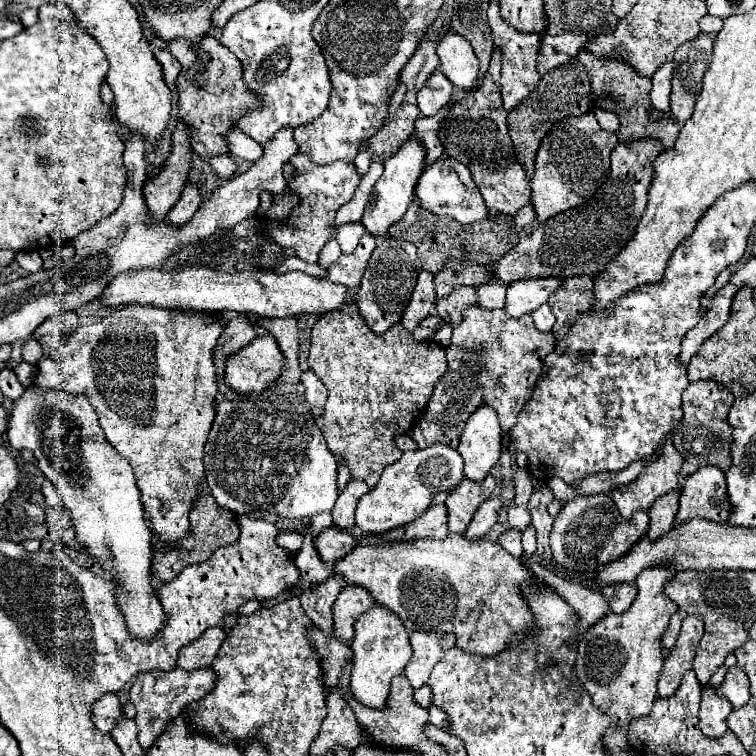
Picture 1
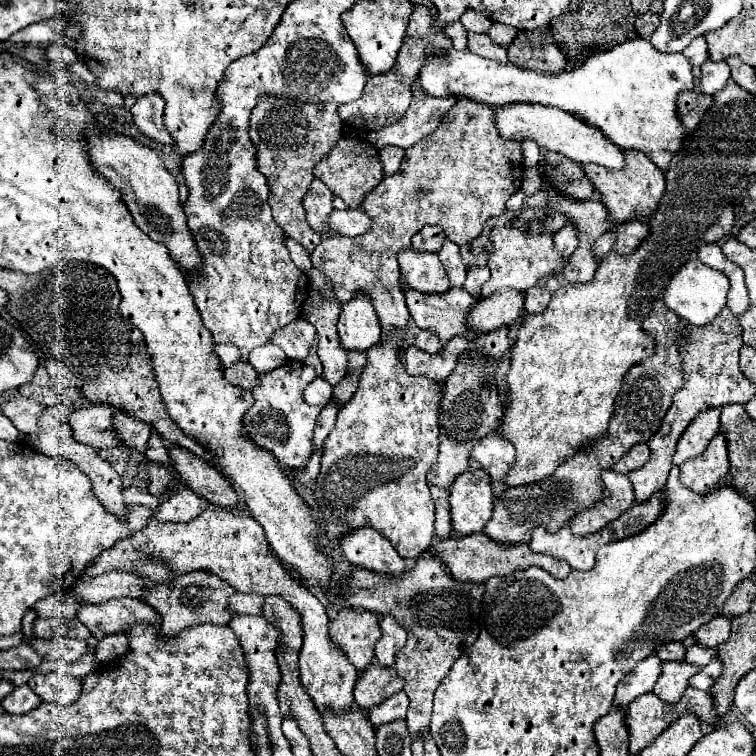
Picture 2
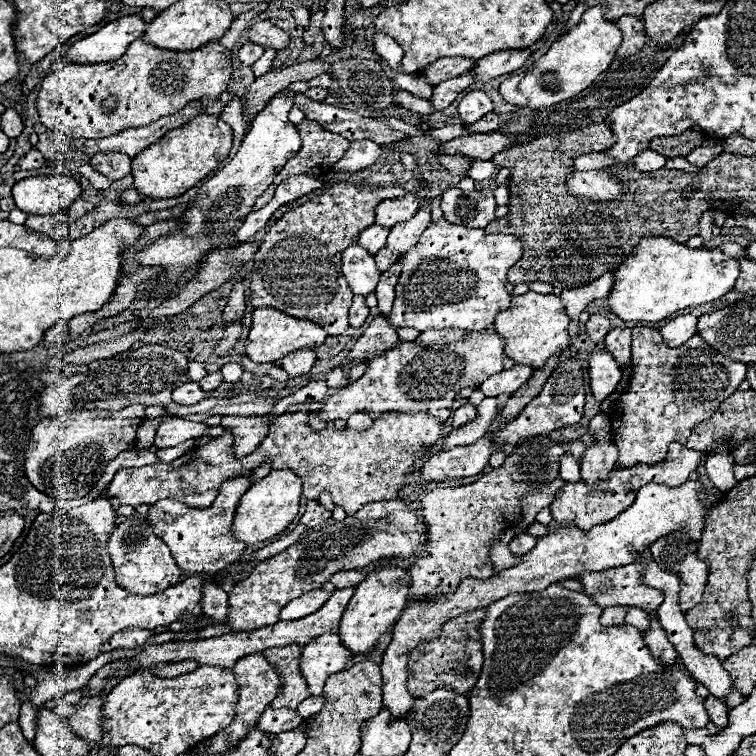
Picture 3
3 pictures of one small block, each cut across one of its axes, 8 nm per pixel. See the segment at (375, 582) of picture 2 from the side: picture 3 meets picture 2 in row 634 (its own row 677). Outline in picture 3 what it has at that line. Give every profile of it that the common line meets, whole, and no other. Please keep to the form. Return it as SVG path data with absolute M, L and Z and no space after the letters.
M478 608L466 614L460 614L444 624L442 636L432 642L422 642L408 656L408 690L414 698L422 698L436 688L446 688L456 694L466 694L474 688L480 668L482 668L482 644L480 644L480 624L484 622L486 610Z

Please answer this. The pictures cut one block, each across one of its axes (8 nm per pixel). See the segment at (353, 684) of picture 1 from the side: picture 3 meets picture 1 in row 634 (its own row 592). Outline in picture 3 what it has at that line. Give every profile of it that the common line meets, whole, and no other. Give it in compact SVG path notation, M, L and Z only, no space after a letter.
M380 566L374 572L370 572L366 580L362 580L356 586L354 596L348 602L348 608L344 610L344 616L340 620L338 634L342 644L354 654L370 652L378 642L378 638L386 634L388 628L394 626L400 612L404 610L408 600L408 584L410 584L410 574L400 566Z

